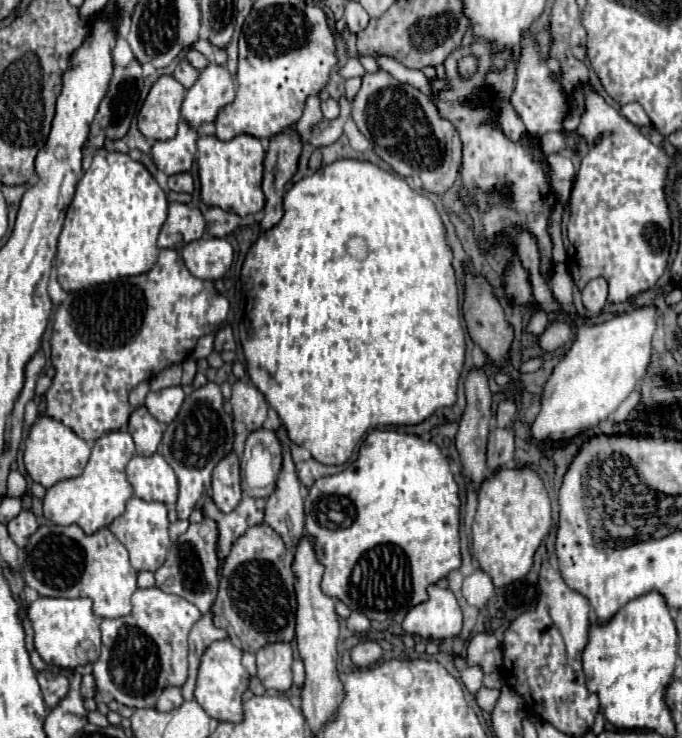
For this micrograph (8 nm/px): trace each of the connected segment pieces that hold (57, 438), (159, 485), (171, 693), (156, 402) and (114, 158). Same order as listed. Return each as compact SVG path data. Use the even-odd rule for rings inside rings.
M48 415L38 417L38 421L32 425L24 445L26 445L24 447L24 465L26 465L28 475L32 477L32 481L44 485L46 489L62 479L78 477L90 457L90 445L84 439L80 439L70 427L66 427L64 423L48 417Z
M162 455L132 457L126 465L126 475L136 497L144 501L160 501L164 505L176 503L178 479Z
M168 687L168 689L160 695L156 709L158 709L158 711L172 711L172 709L180 707L182 701L184 701L184 699L182 699L180 689L178 689L178 687Z
M166 387L160 391L148 391L148 395L144 399L144 407L160 423L170 423L176 417L184 397L186 397L186 393L182 391L182 387Z
M98 149L92 157L88 171L76 185L76 195L68 207L66 221L62 233L58 237L58 253L56 253L56 273L58 283L66 291L80 291L92 285L108 283L118 277L140 275L150 271L158 259L156 239L168 215L168 199L166 193L160 189L156 179L148 173L148 169L132 161L128 155Z

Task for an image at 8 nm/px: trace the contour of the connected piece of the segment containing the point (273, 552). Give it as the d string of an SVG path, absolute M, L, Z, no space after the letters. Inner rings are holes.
M266 523L250 527L246 535L242 535L230 555L226 557L222 569L220 569L220 591L214 601L214 625L222 627L228 631L230 641L240 647L242 651L256 653L260 647L268 643L278 643L278 641L292 641L294 639L294 629L296 629L296 593L294 593L294 571L292 571L294 555L286 551L286 545L282 537L268 527Z

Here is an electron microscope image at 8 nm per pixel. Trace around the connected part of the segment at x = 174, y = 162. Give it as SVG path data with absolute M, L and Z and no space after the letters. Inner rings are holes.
M182 119L176 137L168 141L156 141L152 145L152 159L156 167L166 175L190 171L196 155L196 141L198 141L196 129Z

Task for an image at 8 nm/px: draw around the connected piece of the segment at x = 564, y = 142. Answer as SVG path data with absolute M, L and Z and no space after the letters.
M548 133L548 135L540 137L540 143L542 143L544 153L558 153L560 149L576 147L578 139L564 139L560 133Z

